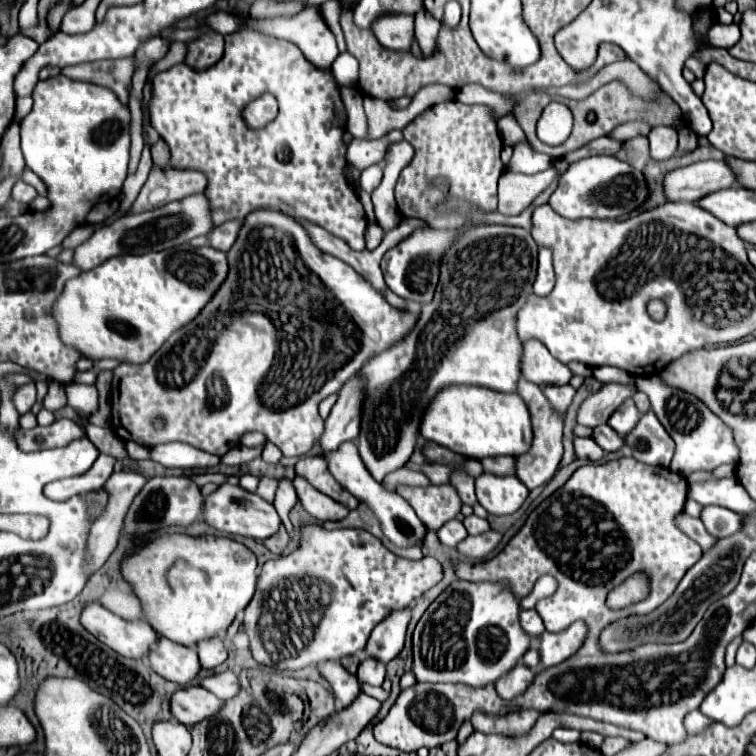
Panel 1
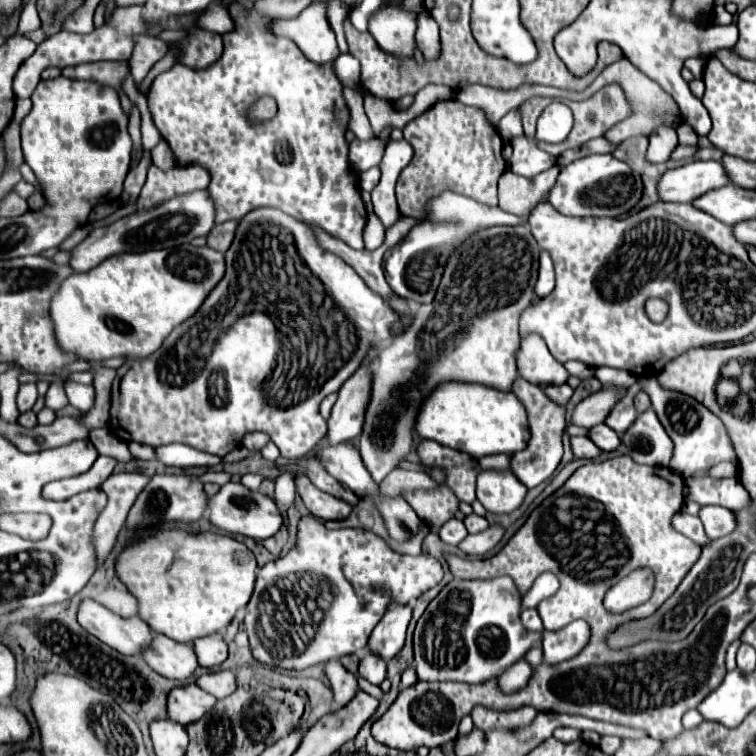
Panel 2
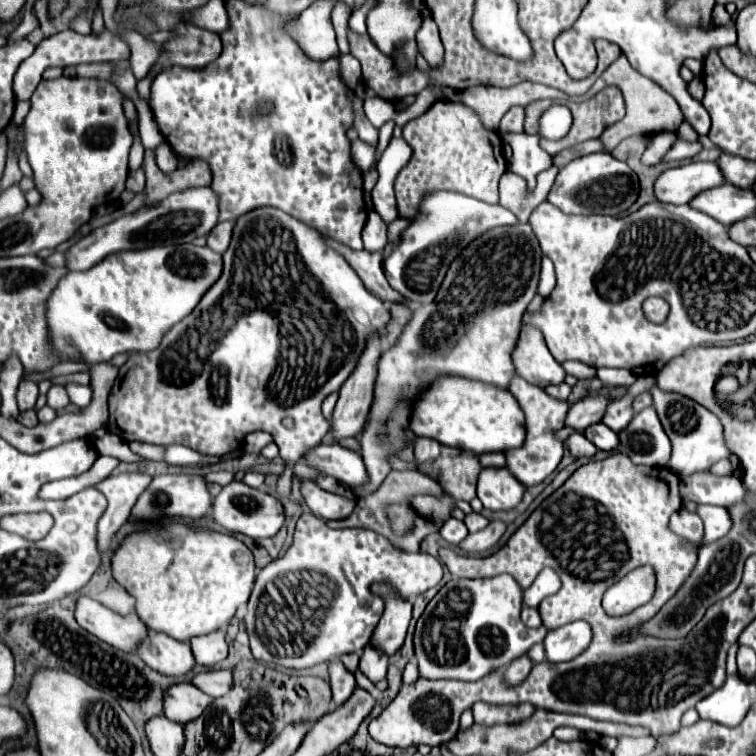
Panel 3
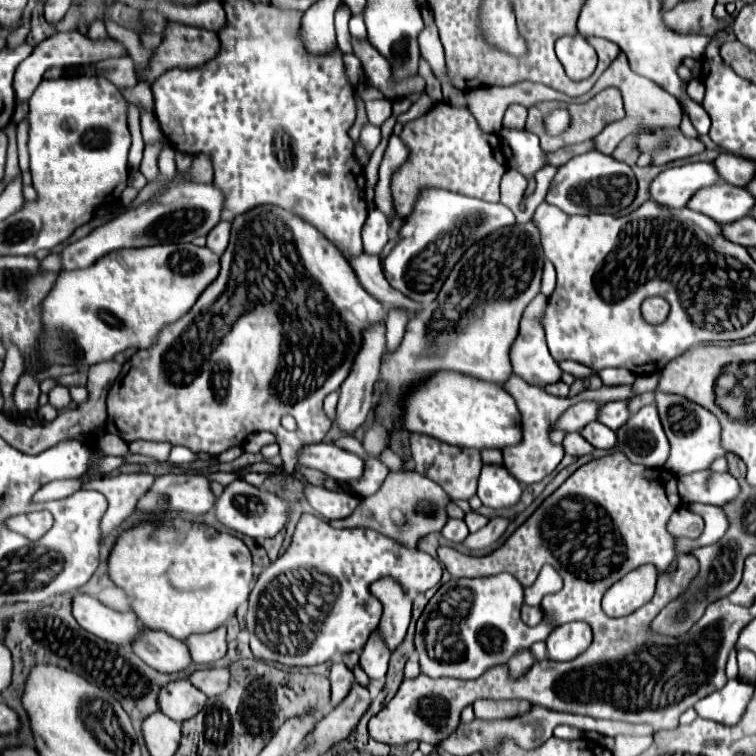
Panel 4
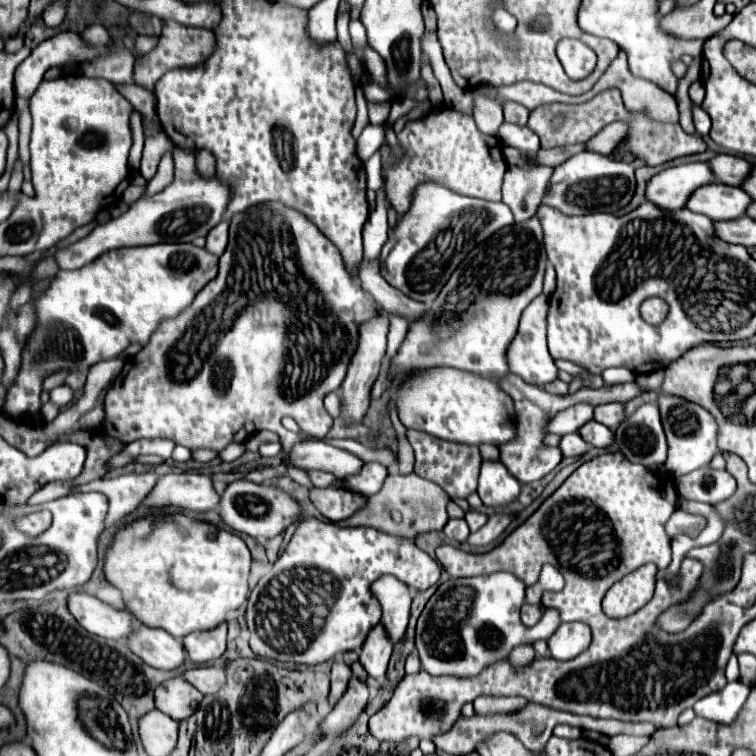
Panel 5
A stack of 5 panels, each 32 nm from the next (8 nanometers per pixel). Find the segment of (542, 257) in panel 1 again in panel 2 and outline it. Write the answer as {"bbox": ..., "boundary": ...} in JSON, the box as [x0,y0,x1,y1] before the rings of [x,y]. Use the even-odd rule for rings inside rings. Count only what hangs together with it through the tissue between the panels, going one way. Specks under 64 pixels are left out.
{"bbox":[536,252,554,294],"boundary":[[[548,252],[540,254],[540,274],[536,282],[536,294],[550,294],[554,288],[554,266]]]}

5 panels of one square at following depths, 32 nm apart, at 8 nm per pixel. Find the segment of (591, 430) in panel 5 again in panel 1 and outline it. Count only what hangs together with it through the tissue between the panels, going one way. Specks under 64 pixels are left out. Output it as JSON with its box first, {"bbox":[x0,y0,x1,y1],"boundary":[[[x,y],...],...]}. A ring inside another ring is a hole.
{"bbox":[592,424,624,452],"boundary":[[[608,424],[596,426],[594,434],[592,434],[592,440],[606,452],[616,452],[624,444],[624,440]]]}

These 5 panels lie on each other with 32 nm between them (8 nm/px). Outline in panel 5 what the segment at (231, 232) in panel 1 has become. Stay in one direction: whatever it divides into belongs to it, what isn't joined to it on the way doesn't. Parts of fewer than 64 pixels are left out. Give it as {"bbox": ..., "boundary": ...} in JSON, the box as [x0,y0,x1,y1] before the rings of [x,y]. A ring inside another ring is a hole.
{"bbox":[206,222,228,256],"boundary":[[[228,222],[224,224],[218,224],[212,232],[210,232],[210,240],[206,240],[206,250],[216,254],[216,256],[222,256],[224,248],[226,248],[226,242],[228,242]]]}

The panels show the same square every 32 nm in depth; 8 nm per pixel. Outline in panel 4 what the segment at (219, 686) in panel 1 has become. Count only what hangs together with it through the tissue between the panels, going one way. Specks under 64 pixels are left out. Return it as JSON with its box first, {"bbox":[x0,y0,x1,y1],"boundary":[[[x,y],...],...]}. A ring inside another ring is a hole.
{"bbox":[188,668,228,696],"boundary":[[[204,668],[188,674],[188,680],[206,696],[216,696],[228,688],[228,676],[226,668]]]}

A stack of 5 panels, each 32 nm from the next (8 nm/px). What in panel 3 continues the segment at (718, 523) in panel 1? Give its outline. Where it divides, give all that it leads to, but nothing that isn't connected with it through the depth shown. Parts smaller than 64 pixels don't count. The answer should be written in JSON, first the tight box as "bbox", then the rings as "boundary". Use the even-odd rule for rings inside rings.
{"bbox":[696,504,732,546],"boundary":[[[698,504],[696,514],[704,520],[704,538],[702,538],[702,542],[698,546],[716,542],[718,538],[726,536],[728,530],[732,528],[732,520],[730,520],[730,514],[726,512],[726,508]]]}

